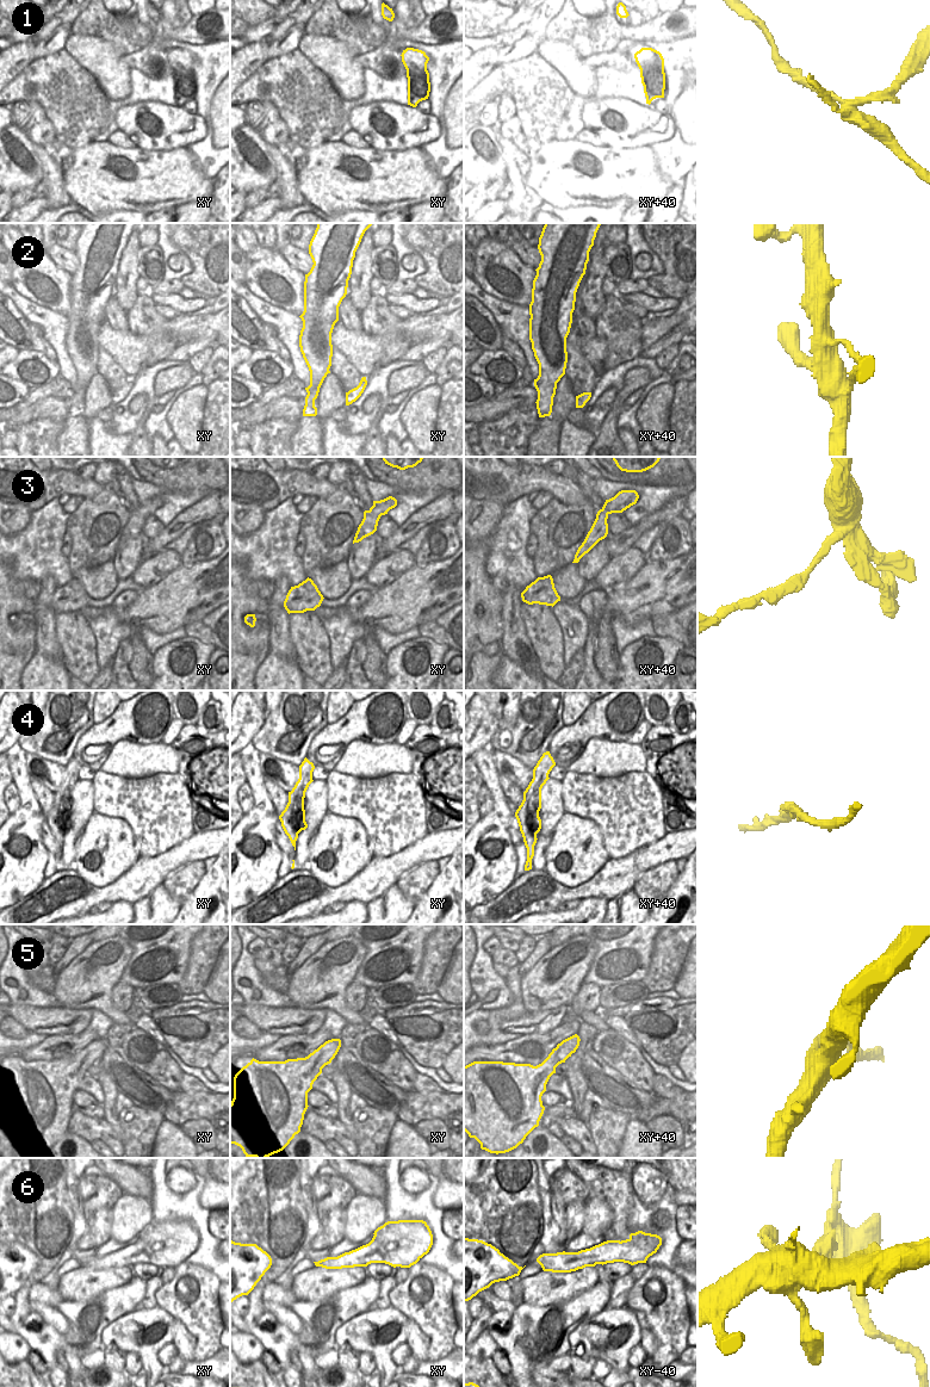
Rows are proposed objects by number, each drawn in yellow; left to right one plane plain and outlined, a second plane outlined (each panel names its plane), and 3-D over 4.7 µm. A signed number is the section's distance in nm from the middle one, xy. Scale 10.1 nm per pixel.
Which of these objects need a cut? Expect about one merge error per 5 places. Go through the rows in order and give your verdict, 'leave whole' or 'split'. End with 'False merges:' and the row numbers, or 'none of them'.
1: split
2: leave whole
3: split
4: leave whole
5: split
6: split
False merges: 1, 3, 5, 6

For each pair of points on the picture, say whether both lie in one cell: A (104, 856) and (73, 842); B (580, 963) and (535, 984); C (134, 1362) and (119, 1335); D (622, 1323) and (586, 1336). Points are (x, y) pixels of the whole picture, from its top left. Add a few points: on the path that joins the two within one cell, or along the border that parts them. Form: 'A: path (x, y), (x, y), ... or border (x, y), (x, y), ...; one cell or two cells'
A: border (82, 831), (72, 867); two cells
B: path (569, 970), (555, 983), (546, 984); one cell
C: border (129, 1351), (138, 1356), (142, 1372); two cells
D: path (611, 1323), (590, 1319), (588, 1324); one cell

